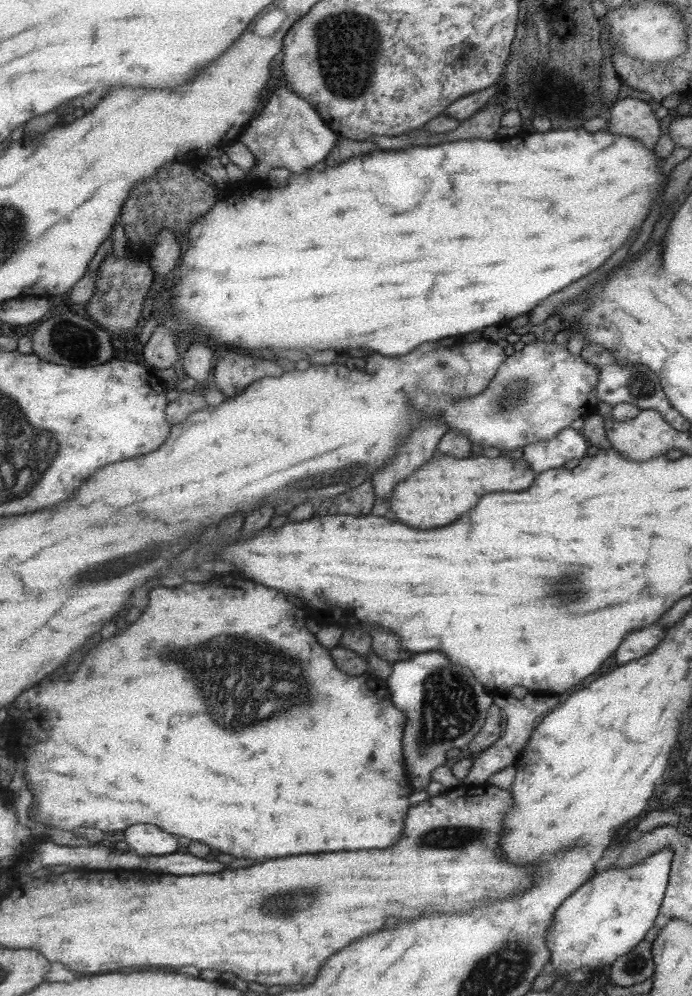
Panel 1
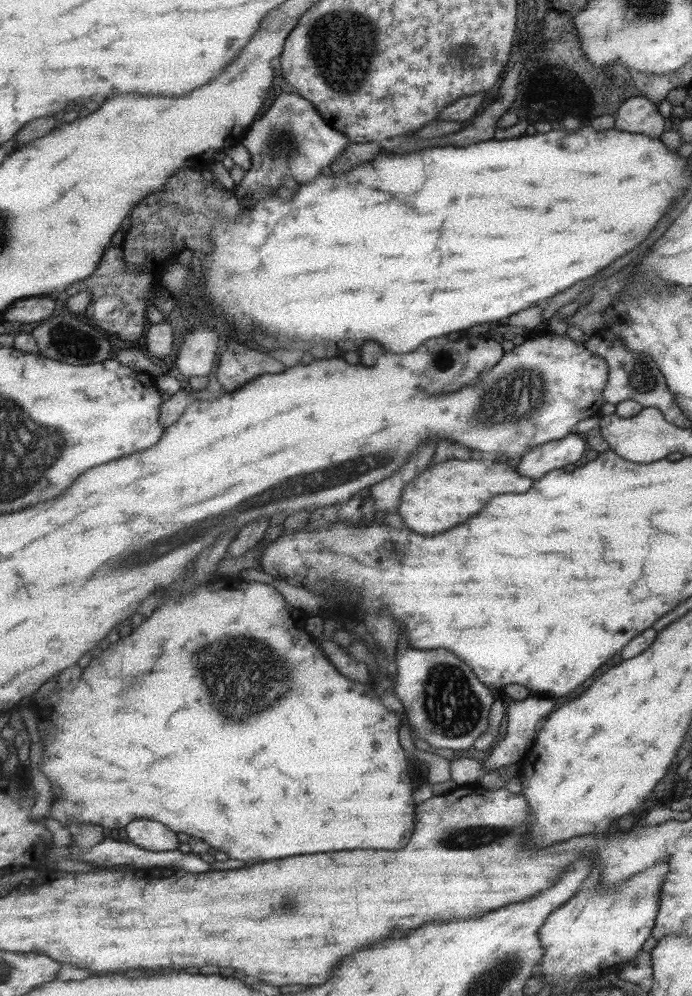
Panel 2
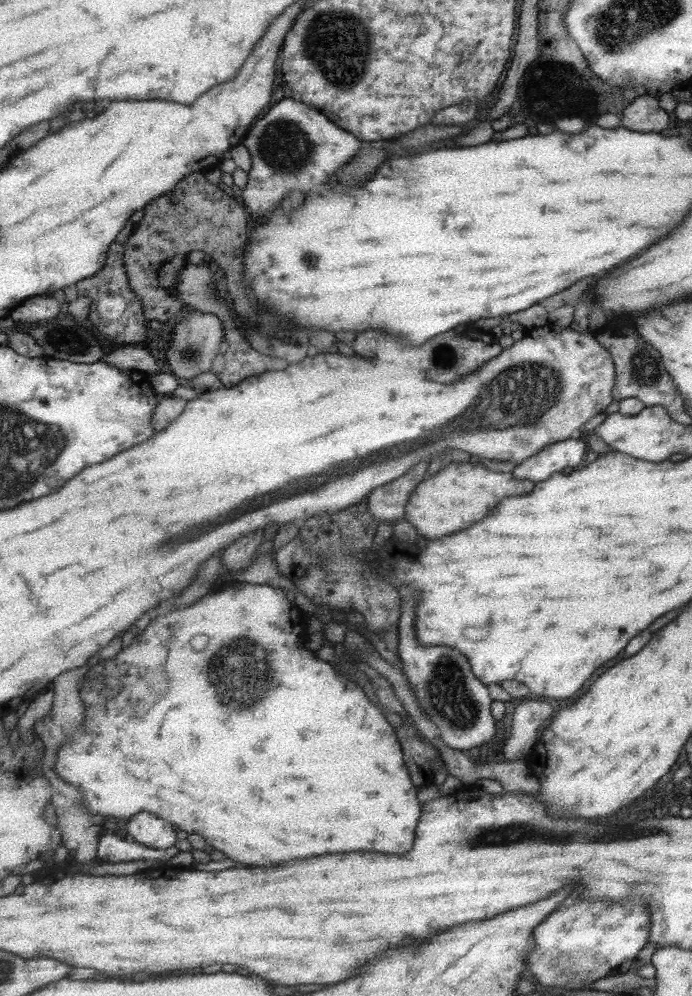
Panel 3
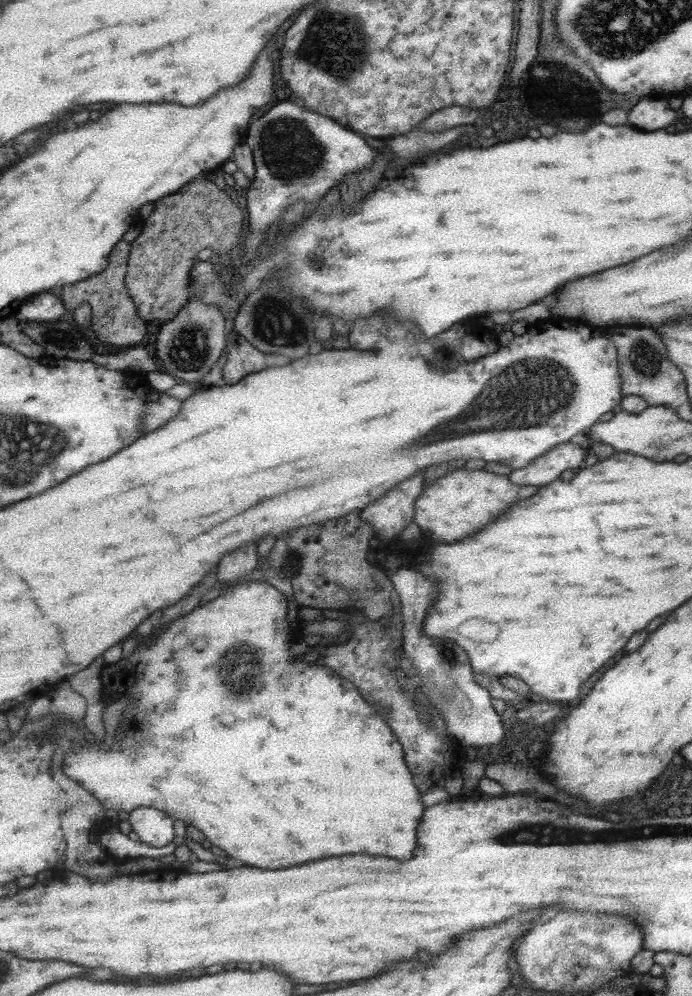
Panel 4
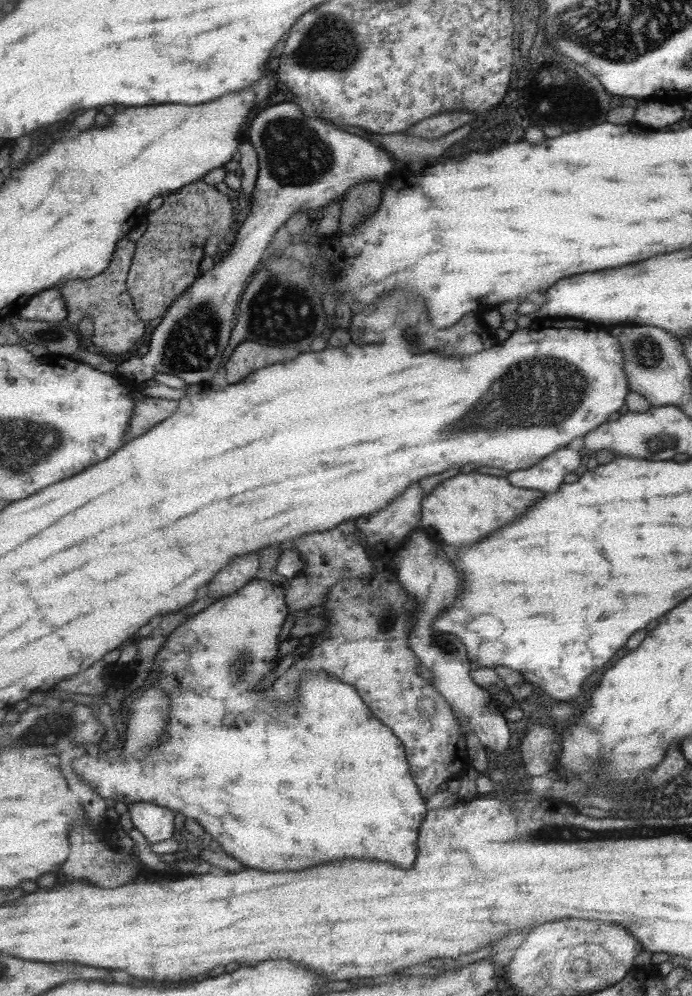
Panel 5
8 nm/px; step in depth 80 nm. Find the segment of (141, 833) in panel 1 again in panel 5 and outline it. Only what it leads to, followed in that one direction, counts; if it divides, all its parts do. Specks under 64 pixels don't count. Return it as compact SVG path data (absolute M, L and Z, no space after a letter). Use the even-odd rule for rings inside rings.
M137 802L131 806L134 828L137 828L149 843L169 840L175 832L175 812L151 802Z

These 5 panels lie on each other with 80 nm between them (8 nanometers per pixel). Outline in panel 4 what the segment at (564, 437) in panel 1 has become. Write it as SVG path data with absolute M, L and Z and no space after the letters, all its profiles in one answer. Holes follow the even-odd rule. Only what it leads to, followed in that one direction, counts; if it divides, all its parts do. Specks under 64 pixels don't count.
M565 443L548 450L525 468L511 471L508 476L519 486L547 486L559 478L563 470L575 468L583 462L583 449Z

